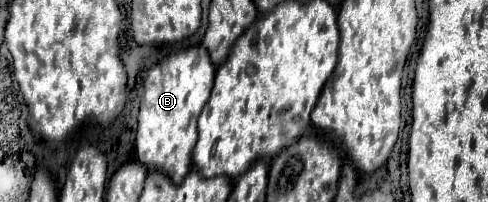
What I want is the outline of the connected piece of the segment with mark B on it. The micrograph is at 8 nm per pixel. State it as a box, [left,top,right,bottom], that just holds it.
[136,45,214,183]

